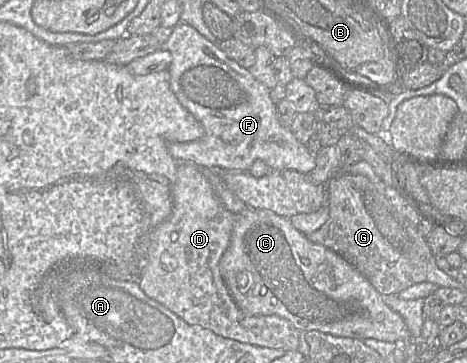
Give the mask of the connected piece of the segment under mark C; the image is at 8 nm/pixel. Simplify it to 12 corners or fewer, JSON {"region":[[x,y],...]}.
{"region":[[235,215],[220,271],[247,314],[410,341],[402,316],[289,219]]}

